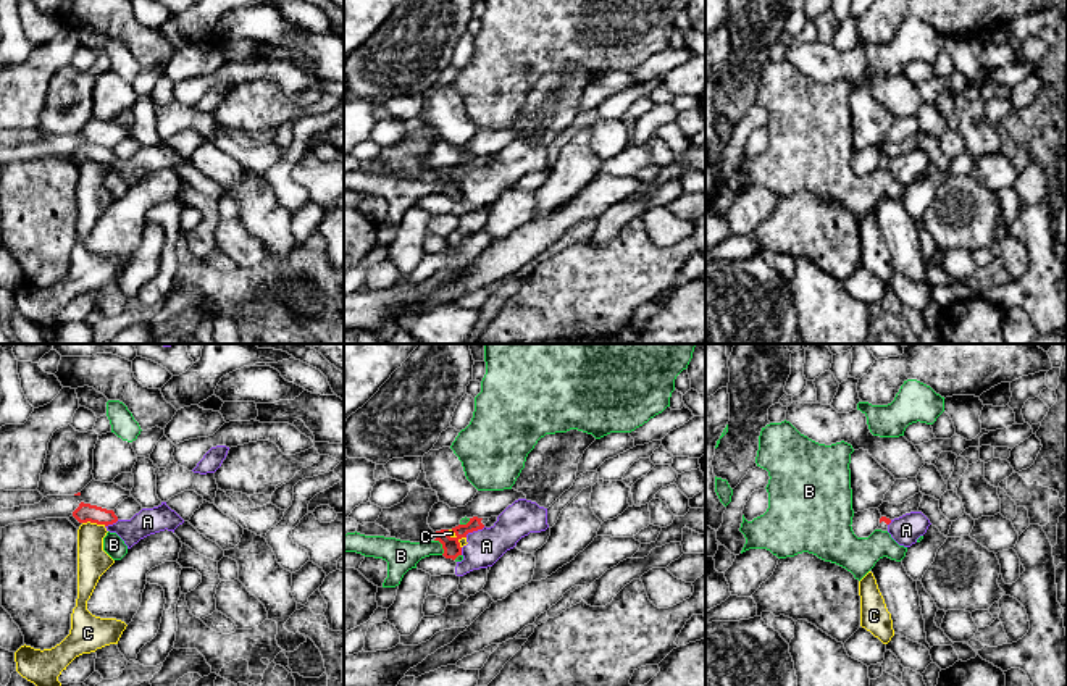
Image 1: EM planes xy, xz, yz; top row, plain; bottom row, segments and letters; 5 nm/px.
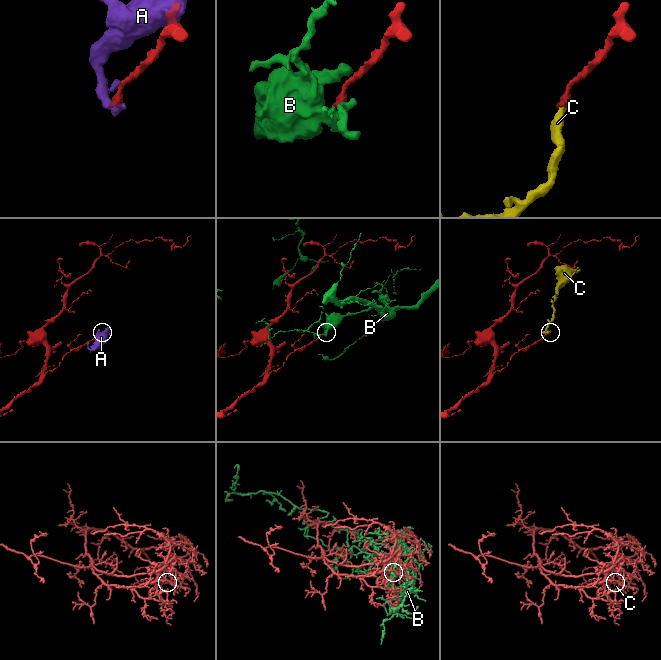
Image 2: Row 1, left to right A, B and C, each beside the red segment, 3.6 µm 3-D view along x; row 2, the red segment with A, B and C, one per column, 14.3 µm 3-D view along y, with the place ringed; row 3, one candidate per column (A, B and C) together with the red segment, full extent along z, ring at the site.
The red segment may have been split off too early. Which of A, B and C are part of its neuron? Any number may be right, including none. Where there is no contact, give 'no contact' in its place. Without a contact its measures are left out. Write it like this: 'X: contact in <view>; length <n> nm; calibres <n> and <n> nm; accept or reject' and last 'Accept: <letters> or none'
A: contact in xz; length 120 nm; calibres 90 and 180 nm; reject
B: contact in xz; length 90 nm; calibres 90 and 160 nm; reject
C: contact in xy; length 120 nm; calibres 90 and 160 nm; reject
Accept: none

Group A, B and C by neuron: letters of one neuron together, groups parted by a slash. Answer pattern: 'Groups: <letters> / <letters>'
Groups: A C / B

